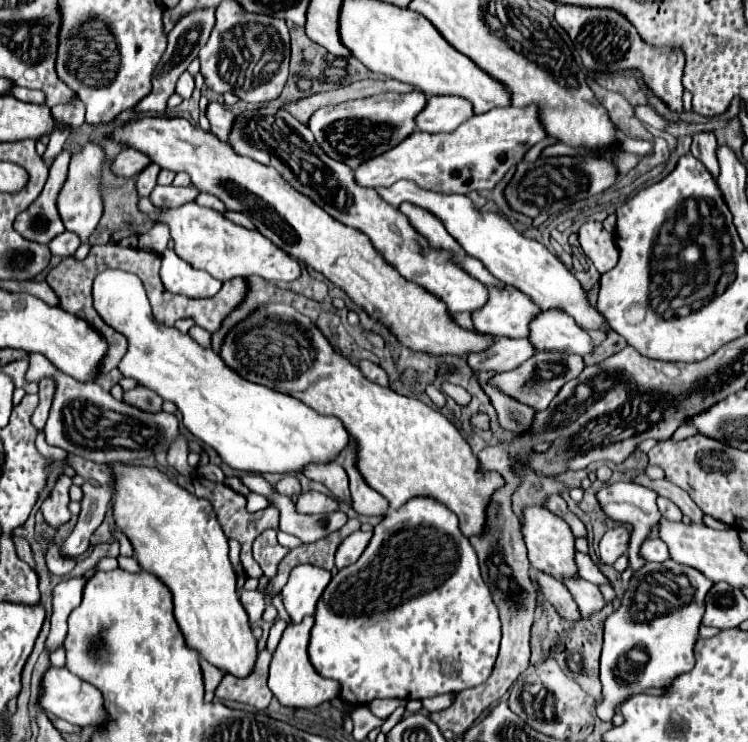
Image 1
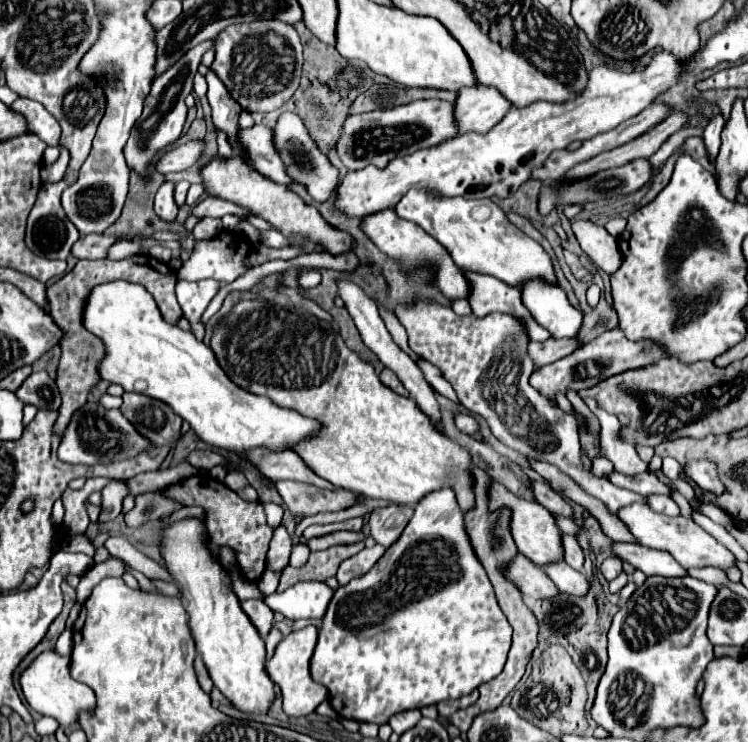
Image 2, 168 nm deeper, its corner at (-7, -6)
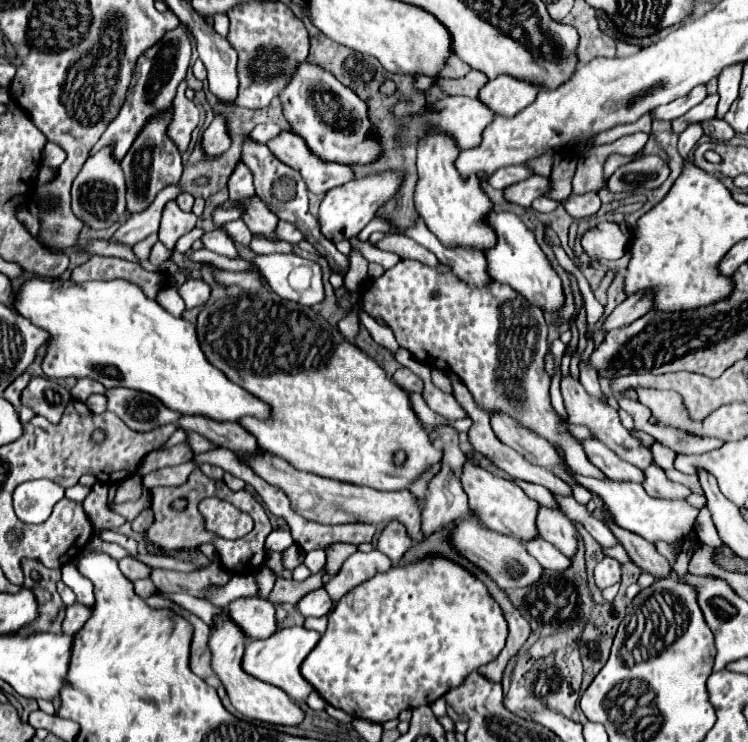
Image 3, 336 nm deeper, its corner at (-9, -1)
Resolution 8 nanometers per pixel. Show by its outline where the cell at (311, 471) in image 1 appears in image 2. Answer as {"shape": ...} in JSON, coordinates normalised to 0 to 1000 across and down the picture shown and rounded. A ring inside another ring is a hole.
{"shape":[[[342,605],[329,619],[340,629],[345,629],[356,643],[369,646],[369,648],[374,648],[374,646],[390,646],[390,648],[422,654],[422,656],[430,656],[430,659],[452,659],[449,654],[441,654],[439,648],[433,648],[430,643],[425,643],[412,627],[406,627],[404,616],[398,616],[396,611],[388,611],[388,608],[361,611],[361,608]]]}

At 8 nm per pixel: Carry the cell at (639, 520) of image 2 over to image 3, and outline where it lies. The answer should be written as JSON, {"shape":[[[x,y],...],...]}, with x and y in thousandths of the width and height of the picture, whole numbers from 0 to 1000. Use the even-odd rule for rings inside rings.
{"shape":[[[762,636],[762,639],[773,652],[786,658],[791,666],[797,666],[807,677],[810,690],[818,695],[821,706],[826,706],[829,712],[848,717],[869,730],[888,728],[888,730],[898,733],[904,728],[912,728],[912,722],[920,722],[922,717],[930,714],[928,701],[933,695],[933,685],[922,682],[917,674],[872,671],[864,666],[858,652],[850,652],[850,650],[832,650],[832,647],[816,647],[816,644],[783,644],[770,636]]]}

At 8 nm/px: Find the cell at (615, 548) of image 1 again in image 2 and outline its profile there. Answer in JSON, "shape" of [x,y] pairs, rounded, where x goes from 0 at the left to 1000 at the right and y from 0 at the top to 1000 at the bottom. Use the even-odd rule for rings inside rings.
{"shape":[[[813,751],[813,753],[807,753],[807,759],[802,761],[802,770],[805,770],[805,775],[807,775],[813,783],[818,783],[821,778],[826,778],[826,775],[832,772],[832,756],[826,756],[826,751]]]}

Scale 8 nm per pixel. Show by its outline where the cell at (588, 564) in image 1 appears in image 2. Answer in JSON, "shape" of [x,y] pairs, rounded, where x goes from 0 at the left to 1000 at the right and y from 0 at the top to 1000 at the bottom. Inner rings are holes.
{"shape":[[[751,721],[751,732],[754,732],[754,756],[775,770],[778,761],[781,761],[781,745],[778,745],[778,737],[773,735],[773,729],[765,724],[765,721]]]}

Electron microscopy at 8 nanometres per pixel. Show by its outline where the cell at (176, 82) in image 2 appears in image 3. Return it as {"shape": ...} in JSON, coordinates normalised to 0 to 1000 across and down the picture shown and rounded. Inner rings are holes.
{"shape":[[[230,148],[222,151],[222,154],[206,156],[193,170],[193,175],[187,178],[187,183],[182,186],[182,191],[176,194],[176,199],[171,202],[171,208],[160,218],[166,240],[168,240],[168,286],[174,286],[174,288],[193,286],[206,272],[209,261],[217,253],[241,245],[241,237],[243,237],[243,213],[241,213],[238,199],[222,183],[222,170],[227,164],[227,156],[230,156]]]}

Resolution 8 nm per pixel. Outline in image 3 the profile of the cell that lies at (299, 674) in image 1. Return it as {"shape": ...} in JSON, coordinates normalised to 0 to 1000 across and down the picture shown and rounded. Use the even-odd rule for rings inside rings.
{"shape":[[[388,844],[388,846],[374,846],[364,857],[350,860],[350,863],[332,863],[324,884],[324,900],[326,906],[342,911],[350,919],[358,919],[364,925],[377,927],[390,943],[404,946],[412,941],[412,935],[420,930],[417,922],[409,922],[409,916],[401,908],[401,892],[406,884],[414,881],[414,876],[425,868],[428,854],[420,849],[412,849],[406,844]]]}

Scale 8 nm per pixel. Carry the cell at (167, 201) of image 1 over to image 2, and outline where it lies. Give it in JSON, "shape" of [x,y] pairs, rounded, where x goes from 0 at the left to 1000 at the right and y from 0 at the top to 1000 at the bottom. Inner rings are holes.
{"shape":[[[278,265],[273,271],[265,271],[257,282],[257,290],[259,292],[299,292],[302,287],[310,287],[310,290],[321,290],[321,292],[332,292],[334,284],[307,274],[307,271],[299,271],[299,268],[291,268],[291,265]]]}

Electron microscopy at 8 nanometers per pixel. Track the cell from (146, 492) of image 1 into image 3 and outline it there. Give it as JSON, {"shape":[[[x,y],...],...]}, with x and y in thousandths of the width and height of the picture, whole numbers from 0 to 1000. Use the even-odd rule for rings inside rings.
{"shape":[[[305,830],[289,833],[289,846],[283,849],[281,863],[278,863],[278,871],[283,879],[283,903],[294,914],[294,919],[302,925],[302,933],[313,954],[334,970],[348,970],[358,976],[374,976],[374,978],[401,978],[406,970],[406,960],[380,930],[364,922],[356,922],[350,916],[342,916],[340,911],[324,903],[321,892],[324,892],[329,865],[332,860],[324,854],[324,849],[316,841],[310,841]]]}

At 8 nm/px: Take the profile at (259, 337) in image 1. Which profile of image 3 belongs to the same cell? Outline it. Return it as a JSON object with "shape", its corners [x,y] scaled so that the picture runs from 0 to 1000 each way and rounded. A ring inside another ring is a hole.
{"shape":[[[358,391],[305,399],[270,415],[262,447],[278,488],[297,499],[305,512],[361,547],[361,566],[326,563],[321,574],[342,588],[350,606],[385,620],[398,633],[503,660],[540,660],[575,625],[588,620],[588,606],[580,604],[570,577],[553,558],[545,531],[492,477],[463,461],[452,442],[441,439],[417,415],[380,404]],[[532,606],[540,606],[545,615],[540,628],[529,628],[524,620]]]}

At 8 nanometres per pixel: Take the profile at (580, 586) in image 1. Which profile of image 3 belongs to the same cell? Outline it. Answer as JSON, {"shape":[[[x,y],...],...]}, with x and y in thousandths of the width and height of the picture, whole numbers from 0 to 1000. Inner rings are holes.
{"shape":[[[717,722],[711,728],[698,728],[698,733],[725,760],[725,765],[751,771],[751,768],[757,768],[762,763],[762,755],[754,747],[749,747],[749,741],[738,739],[738,733],[725,728],[722,722]]]}

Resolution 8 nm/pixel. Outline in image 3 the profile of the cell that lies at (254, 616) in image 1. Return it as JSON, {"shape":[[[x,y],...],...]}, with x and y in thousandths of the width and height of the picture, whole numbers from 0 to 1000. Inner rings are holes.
{"shape":[[[345,803],[318,806],[305,817],[307,836],[326,852],[329,860],[353,860],[369,852],[366,817]]]}

